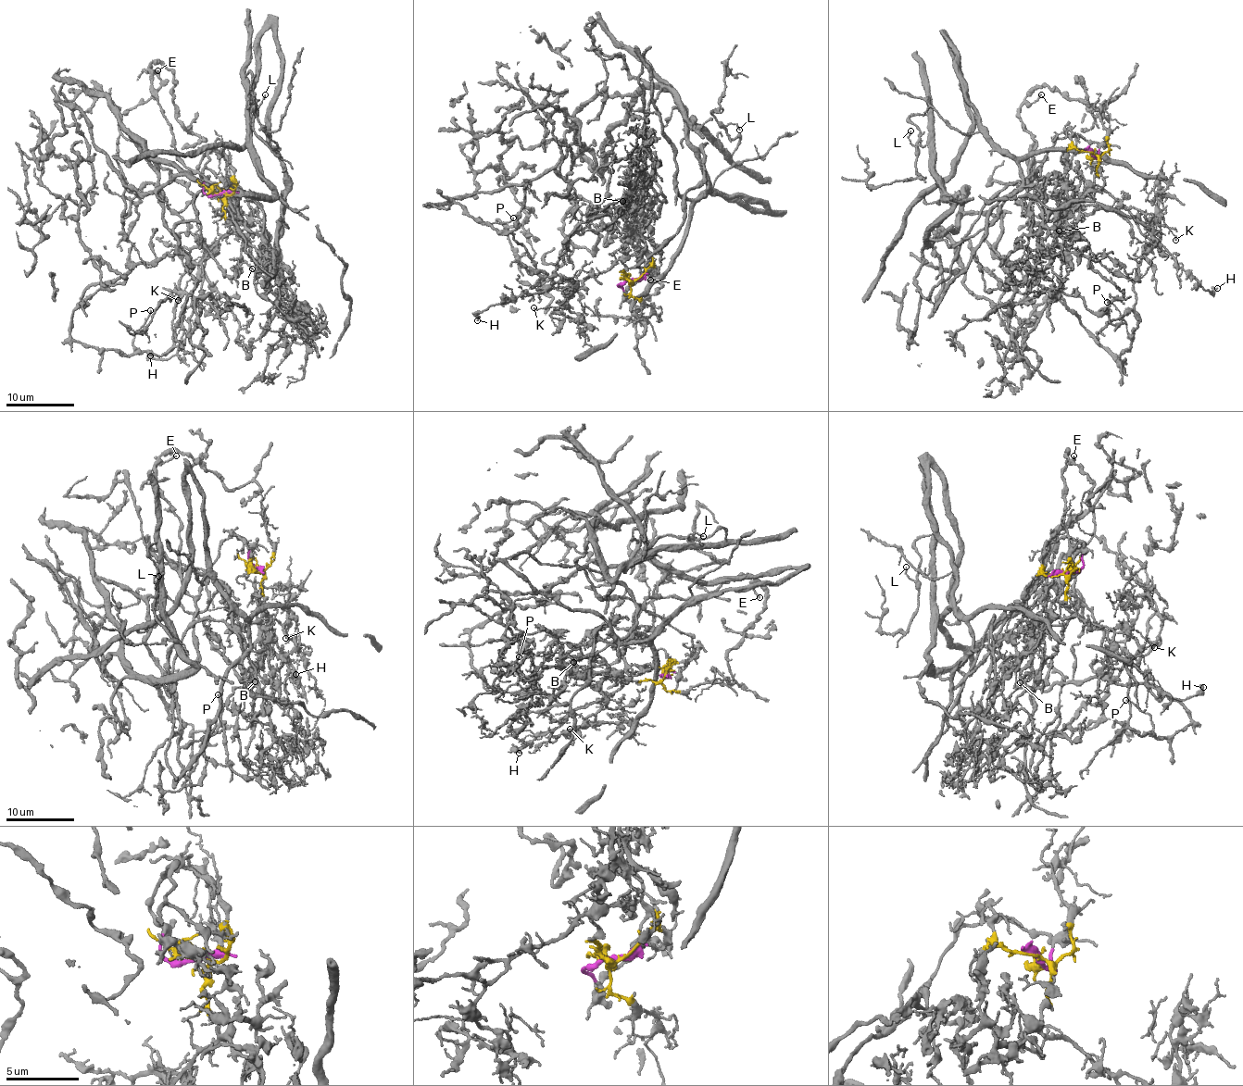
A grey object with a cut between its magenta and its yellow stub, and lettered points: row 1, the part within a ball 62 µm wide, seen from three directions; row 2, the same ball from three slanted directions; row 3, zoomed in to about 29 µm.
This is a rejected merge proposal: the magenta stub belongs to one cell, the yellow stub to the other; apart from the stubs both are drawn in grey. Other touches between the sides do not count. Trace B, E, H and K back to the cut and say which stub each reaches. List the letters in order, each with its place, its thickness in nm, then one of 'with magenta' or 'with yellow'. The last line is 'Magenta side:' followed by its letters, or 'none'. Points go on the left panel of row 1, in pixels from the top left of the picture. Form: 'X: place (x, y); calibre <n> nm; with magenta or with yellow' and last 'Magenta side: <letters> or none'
B: place (252, 268); calibre 100 nm; with yellow
E: place (157, 70); calibre 150 nm; with magenta
H: place (150, 355); calibre 320 nm; with yellow
K: place (178, 300); calibre 130 nm; with yellow
Magenta side: E

